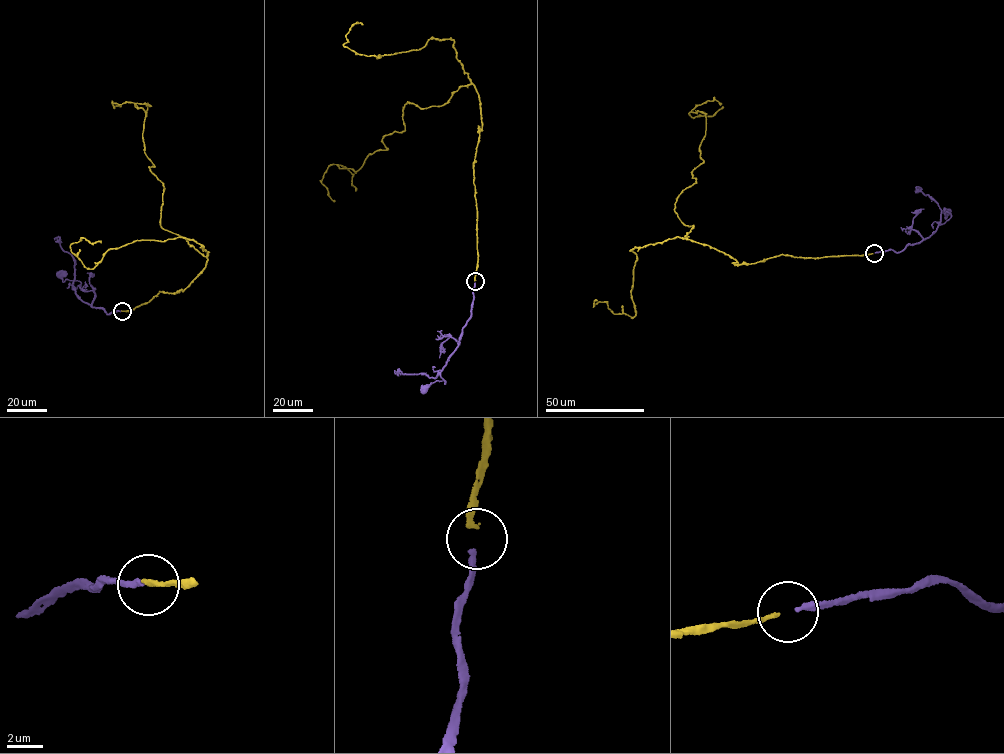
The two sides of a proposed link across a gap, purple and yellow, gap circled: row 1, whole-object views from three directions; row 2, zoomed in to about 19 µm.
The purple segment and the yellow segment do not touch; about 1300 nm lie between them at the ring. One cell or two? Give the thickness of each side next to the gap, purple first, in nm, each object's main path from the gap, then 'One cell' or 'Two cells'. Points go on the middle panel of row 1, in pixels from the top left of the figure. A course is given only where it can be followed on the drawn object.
Thickness 280 nm (purple) against 280 nm. Course of purple: (475, 283), (468, 321), (458, 347), (440, 374), (445, 383), (444, 380), (437, 380), (424, 388). Course of yellow: (475, 280), (472, 84), (443, 105), (407, 102), (404, 130), (355, 172), (329, 166), (321, 183), (335, 201). One cell

